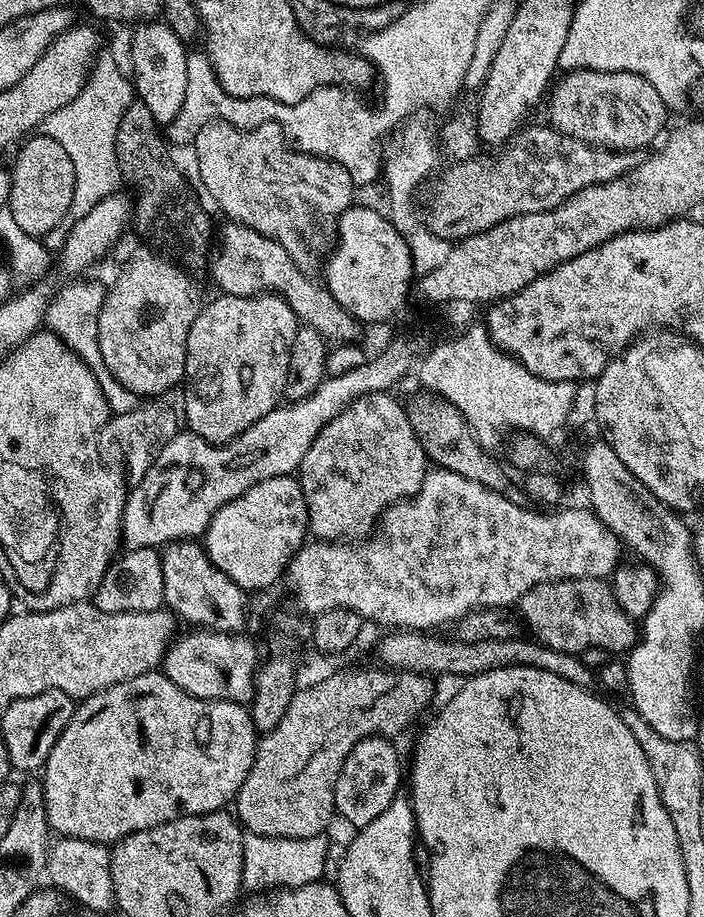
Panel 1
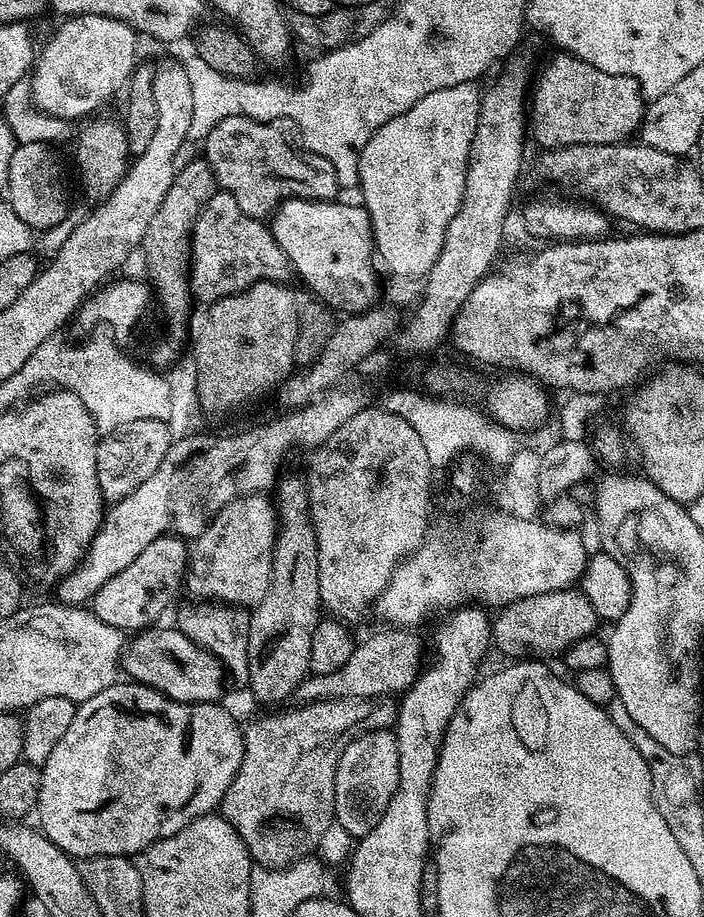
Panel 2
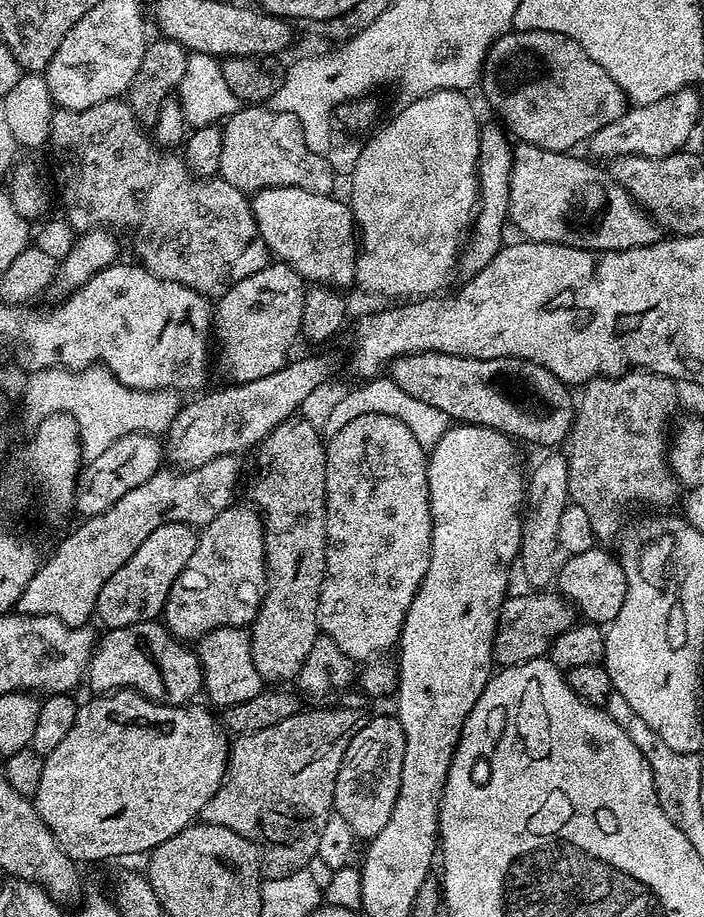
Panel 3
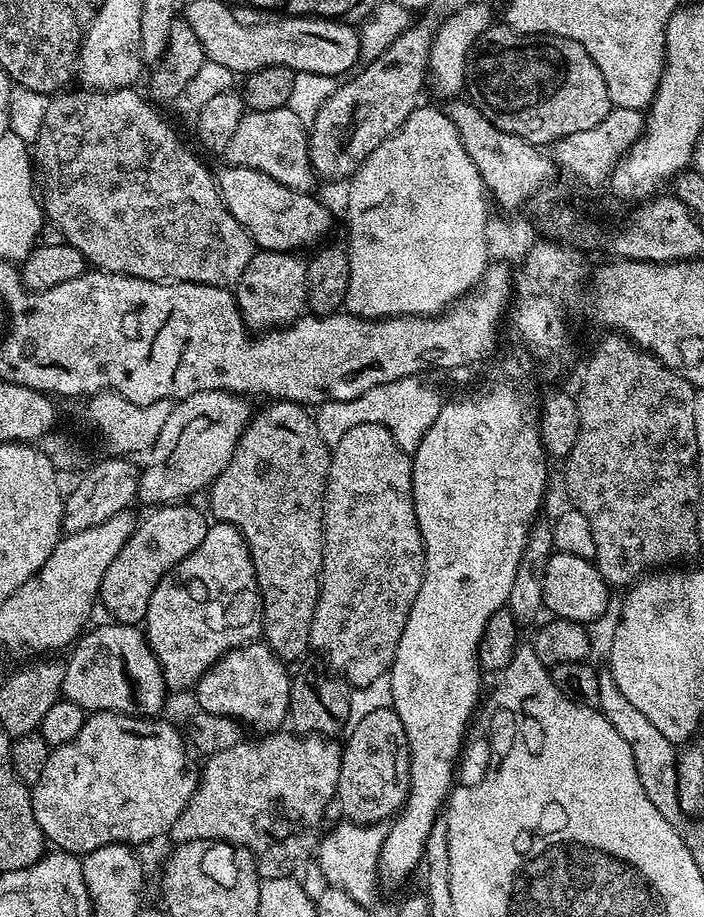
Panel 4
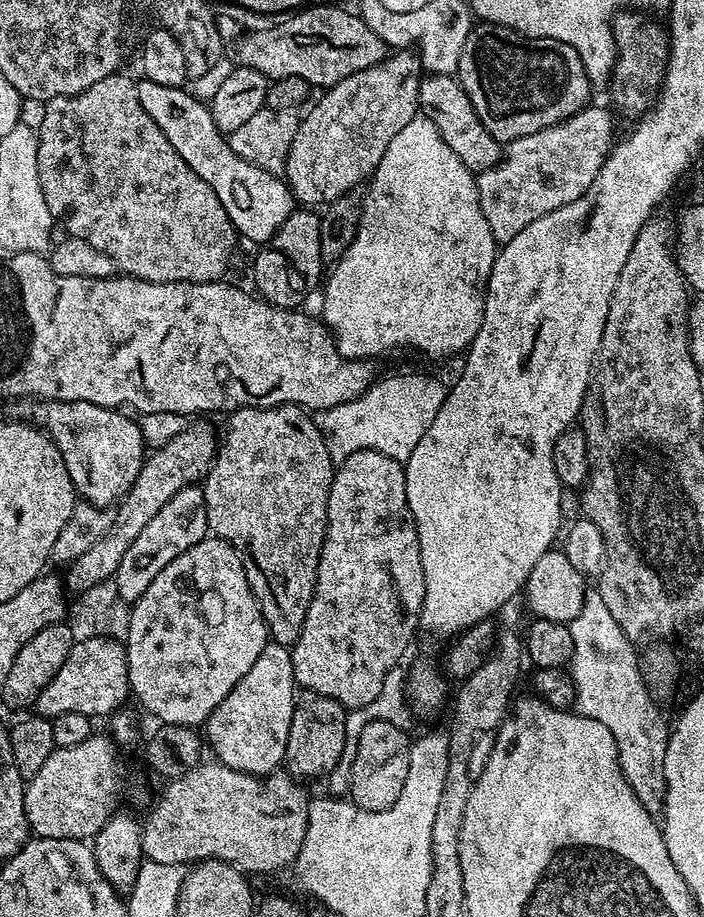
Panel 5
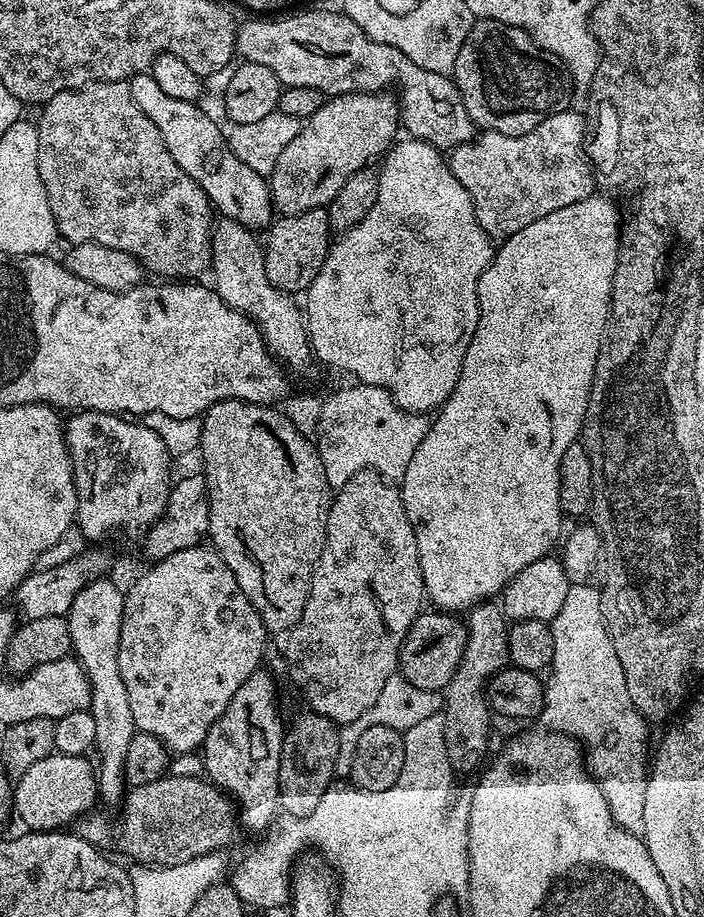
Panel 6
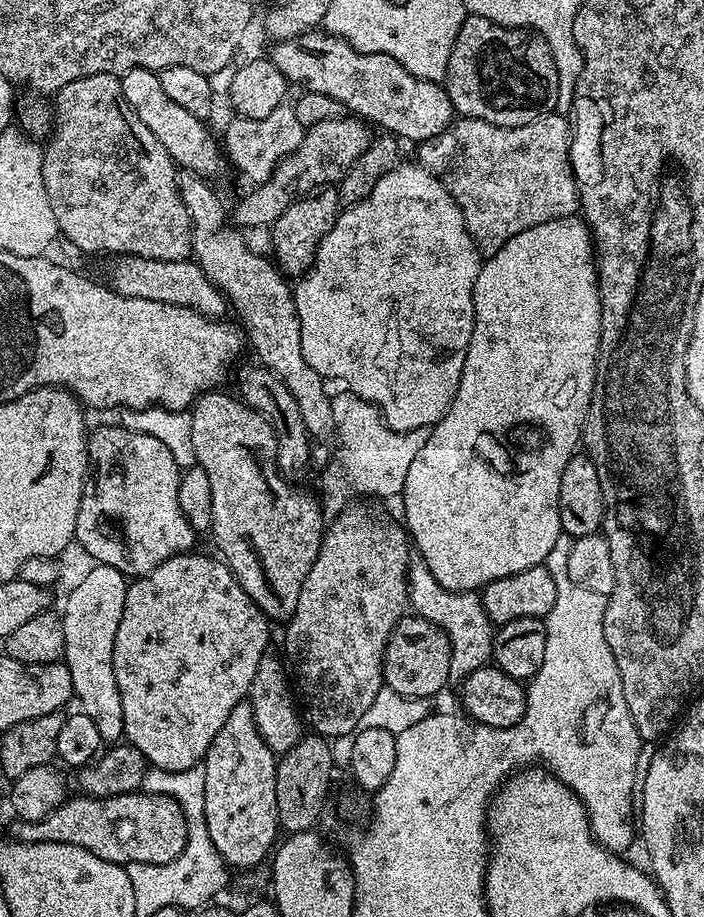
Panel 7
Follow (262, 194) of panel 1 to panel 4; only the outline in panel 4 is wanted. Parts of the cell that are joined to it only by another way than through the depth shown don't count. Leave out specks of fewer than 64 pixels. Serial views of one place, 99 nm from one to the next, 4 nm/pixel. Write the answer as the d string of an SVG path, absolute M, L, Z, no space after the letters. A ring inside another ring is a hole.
M287 106L278 110L245 111L244 117L238 122L238 130L234 130L230 138L226 155L229 165L258 170L295 192L311 193L312 187L318 183L308 153L306 126L300 121L298 114L294 114L294 110Z

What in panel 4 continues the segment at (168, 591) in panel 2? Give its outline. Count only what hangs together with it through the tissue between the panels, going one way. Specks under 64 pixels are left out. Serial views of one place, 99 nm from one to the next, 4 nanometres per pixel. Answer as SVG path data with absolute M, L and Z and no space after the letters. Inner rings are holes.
M172 502L167 506L160 506L155 509L156 512L148 521L141 523L133 532L132 537L122 546L120 553L110 562L106 574L100 583L98 593L99 603L104 603L104 608L109 612L111 619L117 624L135 624L139 625L147 617L150 598L154 590L158 587L161 580L183 560L192 553L201 542L206 538L210 524L204 521L204 516L196 508L187 508L187 503Z

